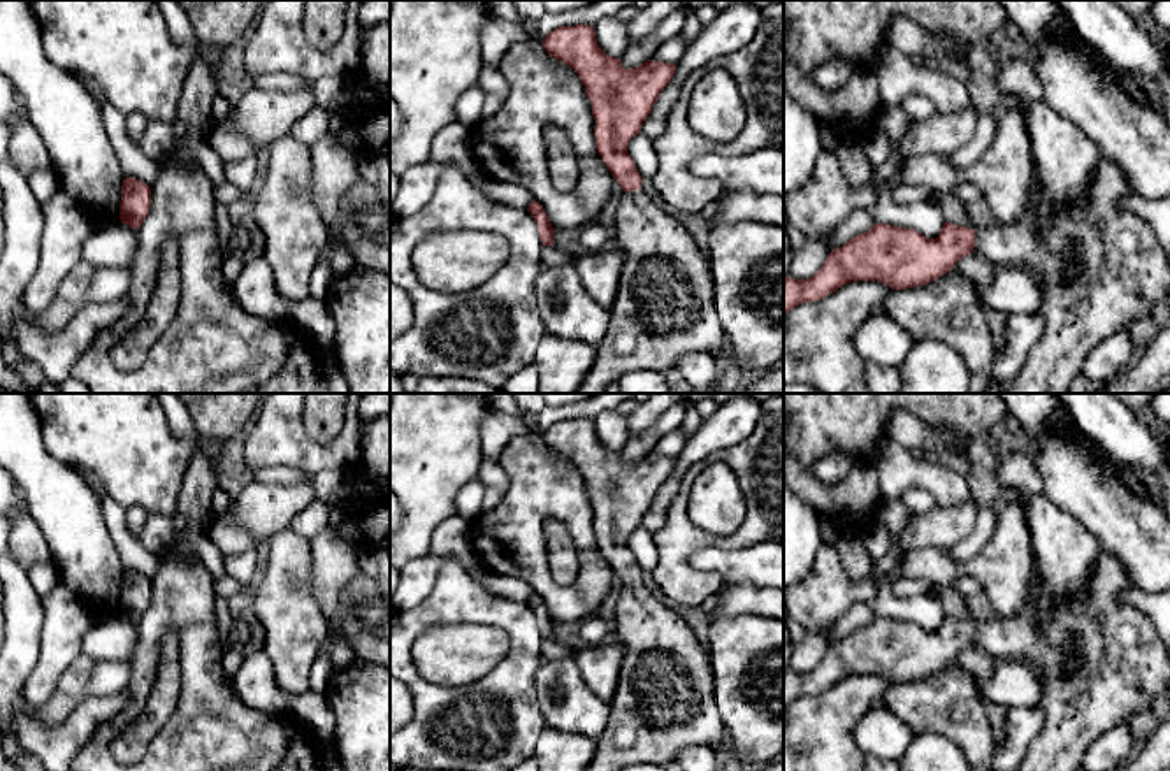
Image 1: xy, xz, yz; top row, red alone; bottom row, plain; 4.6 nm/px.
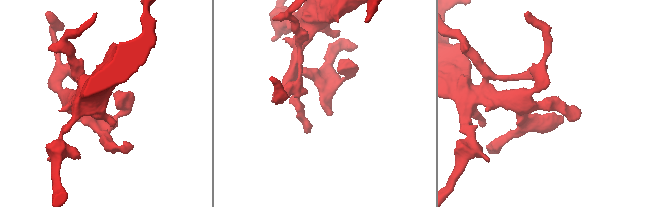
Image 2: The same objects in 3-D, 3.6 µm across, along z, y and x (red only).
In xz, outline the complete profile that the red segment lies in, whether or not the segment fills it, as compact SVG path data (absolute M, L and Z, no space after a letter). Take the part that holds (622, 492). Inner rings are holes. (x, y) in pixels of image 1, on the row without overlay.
M589 418L559 420L541 436L550 450L573 460L585 479L596 513L596 543L624 583L615 611L615 634L624 646L624 660L617 692L610 701L610 722L596 739L596 755L587 771L622 771L643 762L668 766L676 762L687 746L710 746L726 753L727 731L715 703L710 653L687 620L641 583L643 571L627 546L629 534L641 525L676 458L646 453L636 462L624 462L620 451L599 441L594 420Z

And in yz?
M1107 550L1094 562L1093 576L1080 597L1056 597L1042 583L1035 567L1021 611L1014 616L994 616L977 625L945 615L936 632L928 632L914 622L875 616L868 625L852 630L841 641L833 643L819 666L808 673L784 673L784 708L803 695L815 695L852 674L878 674L892 683L906 683L928 678L973 645L991 657L1021 660L1035 667L1044 683L1042 710L1045 724L1029 743L1015 771L1077 771L1087 748L1109 729L1130 724L1138 713L1149 710L1154 701L1166 695L1170 685L1170 652L1165 648L1149 616L1130 604L1121 604L1119 595L1131 590L1124 566Z

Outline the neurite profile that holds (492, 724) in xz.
M457 560L441 566L429 597L411 609L390 615L390 676L404 683L415 703L413 718L390 736L390 766L406 769L511 771L534 757L546 722L538 706L536 673L543 634L527 602L487 592ZM480 623L502 629L509 638L508 655L473 683L443 687L429 683L415 667L413 643L436 627Z

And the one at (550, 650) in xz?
M543 639L541 641L541 659L543 662L555 662L573 657L574 650L560 645L553 639Z

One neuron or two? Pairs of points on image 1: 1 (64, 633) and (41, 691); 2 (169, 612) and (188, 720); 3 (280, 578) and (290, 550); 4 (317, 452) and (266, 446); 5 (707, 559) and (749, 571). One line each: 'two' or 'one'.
1: one
2: one
3: one
4: one
5: one

